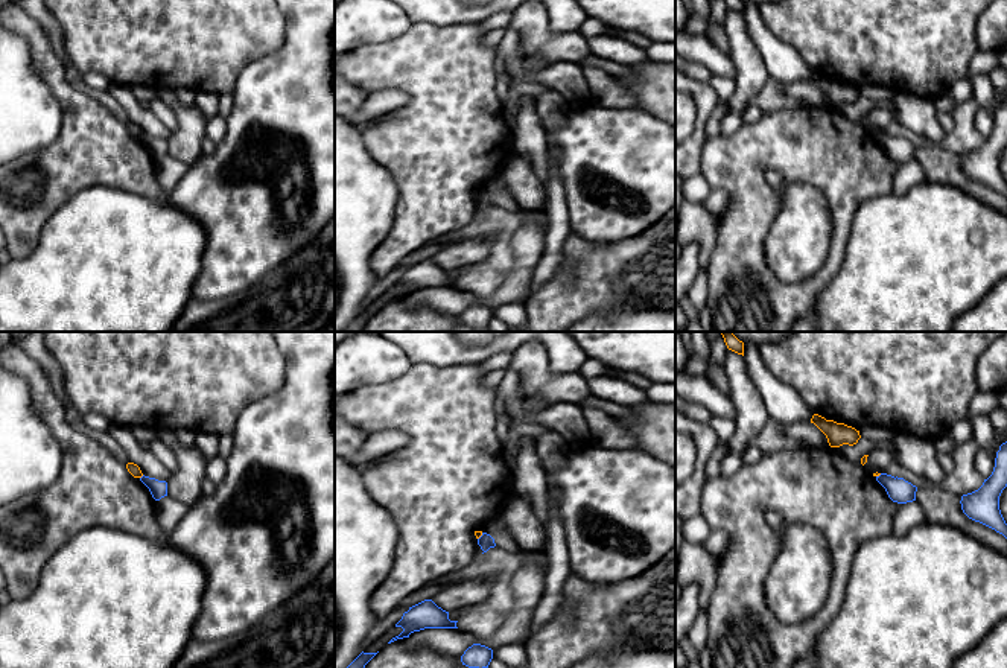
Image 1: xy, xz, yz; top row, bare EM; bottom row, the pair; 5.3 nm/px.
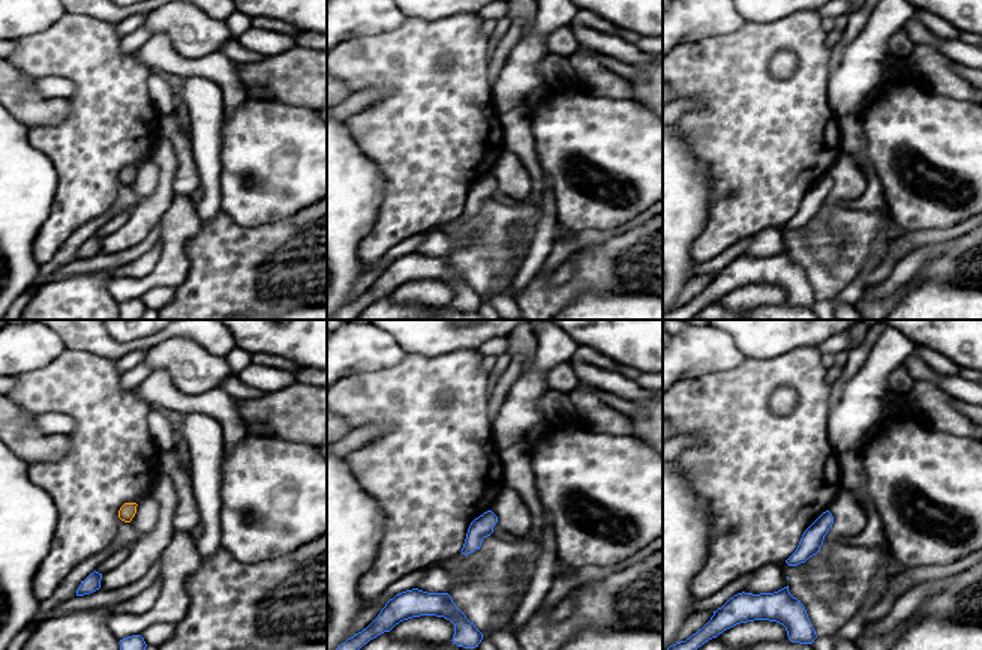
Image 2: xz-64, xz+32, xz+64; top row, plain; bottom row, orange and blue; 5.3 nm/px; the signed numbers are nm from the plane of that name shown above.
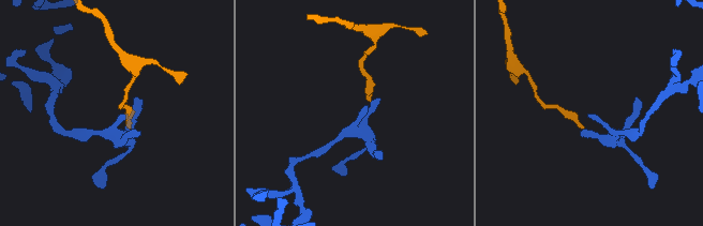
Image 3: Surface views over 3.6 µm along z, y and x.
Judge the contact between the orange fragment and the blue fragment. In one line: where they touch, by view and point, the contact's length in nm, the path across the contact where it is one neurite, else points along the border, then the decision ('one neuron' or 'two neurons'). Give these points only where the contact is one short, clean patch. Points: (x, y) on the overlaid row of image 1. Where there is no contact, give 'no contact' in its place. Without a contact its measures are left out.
xz (481, 534) | 50 nm | along xz (482, 533), (478, 539) | two neurons

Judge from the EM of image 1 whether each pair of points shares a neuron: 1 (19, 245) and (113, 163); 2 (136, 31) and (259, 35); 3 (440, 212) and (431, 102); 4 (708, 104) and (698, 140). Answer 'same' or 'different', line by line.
1: same
2: same
3: same
4: same

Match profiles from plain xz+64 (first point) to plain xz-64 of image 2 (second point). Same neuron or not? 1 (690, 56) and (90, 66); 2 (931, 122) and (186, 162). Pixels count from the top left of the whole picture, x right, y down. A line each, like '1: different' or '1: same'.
1: same
2: different

